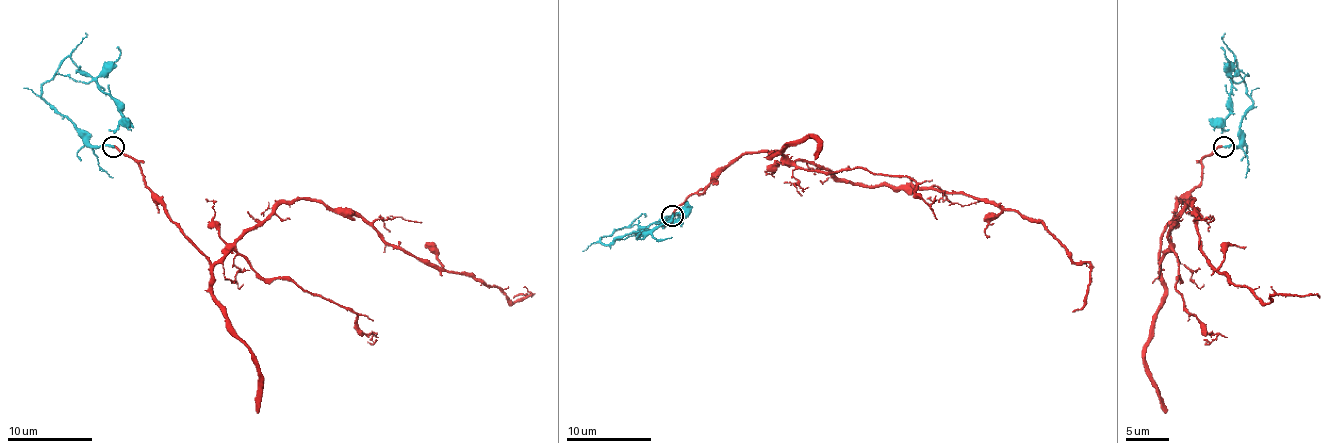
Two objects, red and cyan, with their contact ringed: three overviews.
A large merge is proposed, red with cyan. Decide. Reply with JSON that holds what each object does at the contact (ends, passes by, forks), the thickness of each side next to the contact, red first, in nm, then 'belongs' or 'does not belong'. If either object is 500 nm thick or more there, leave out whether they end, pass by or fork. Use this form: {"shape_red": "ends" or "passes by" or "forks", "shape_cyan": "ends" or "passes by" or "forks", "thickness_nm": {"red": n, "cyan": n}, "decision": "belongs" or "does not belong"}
{"shape_red": "ends", "shape_cyan": "ends", "thickness_nm": {"red": 190, "cyan": 220}, "decision": "belongs"}

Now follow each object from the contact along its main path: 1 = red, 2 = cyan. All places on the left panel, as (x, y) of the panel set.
1: (112, 147), (212, 262), (283, 202), (315, 198), (511, 302), (532, 294), (513, 298)
2: (112, 147), (89, 143), (42, 94), (42, 85), (53, 77), (66, 57), (114, 102), (123, 121), (108, 130)

